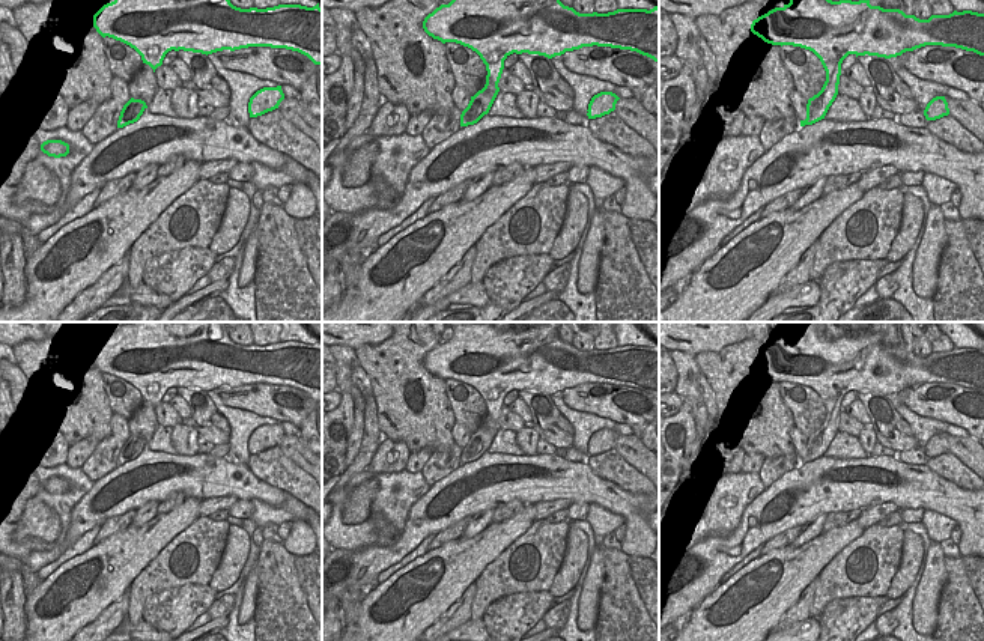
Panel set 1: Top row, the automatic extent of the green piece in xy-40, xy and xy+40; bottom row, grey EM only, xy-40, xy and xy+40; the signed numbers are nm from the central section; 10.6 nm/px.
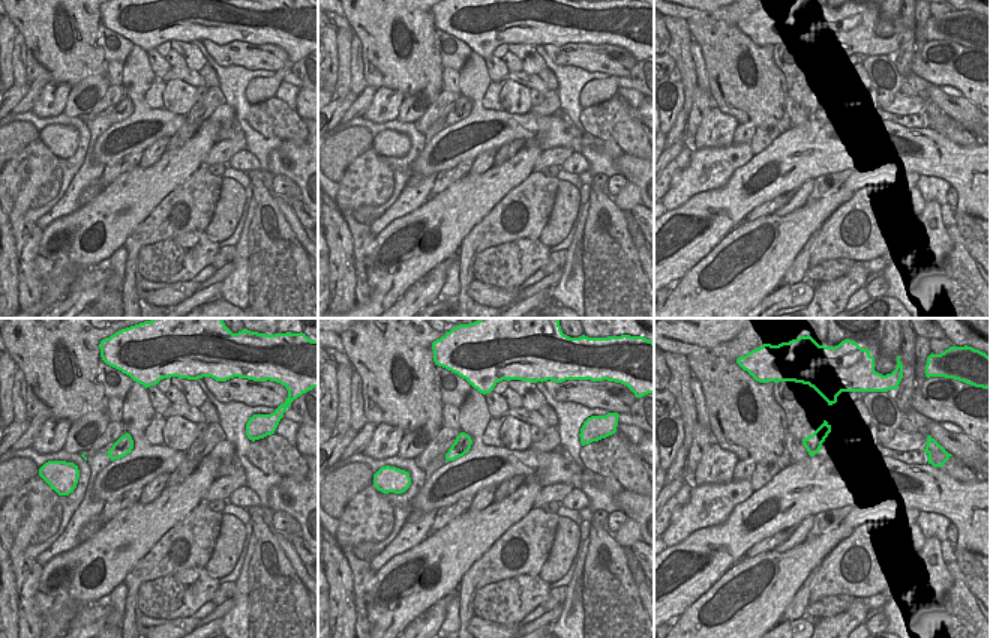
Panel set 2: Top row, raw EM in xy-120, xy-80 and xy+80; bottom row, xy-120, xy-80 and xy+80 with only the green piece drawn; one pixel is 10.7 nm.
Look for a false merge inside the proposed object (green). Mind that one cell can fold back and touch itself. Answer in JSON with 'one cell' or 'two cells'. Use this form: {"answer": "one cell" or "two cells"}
{"answer": "one cell"}

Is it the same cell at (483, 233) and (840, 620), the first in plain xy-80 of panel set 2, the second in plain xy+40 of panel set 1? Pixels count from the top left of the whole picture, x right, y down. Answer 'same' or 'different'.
different

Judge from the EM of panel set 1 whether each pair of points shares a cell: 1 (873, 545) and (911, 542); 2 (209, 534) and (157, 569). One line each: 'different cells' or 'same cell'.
1: different cells
2: same cell

